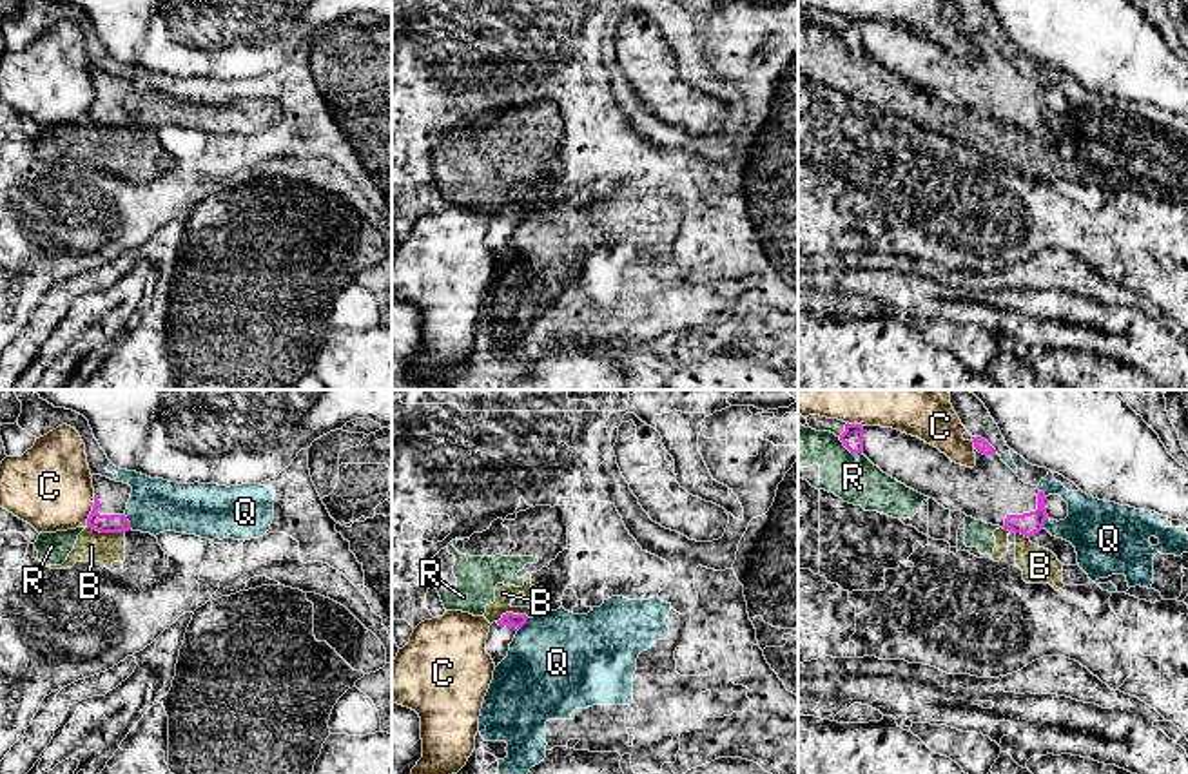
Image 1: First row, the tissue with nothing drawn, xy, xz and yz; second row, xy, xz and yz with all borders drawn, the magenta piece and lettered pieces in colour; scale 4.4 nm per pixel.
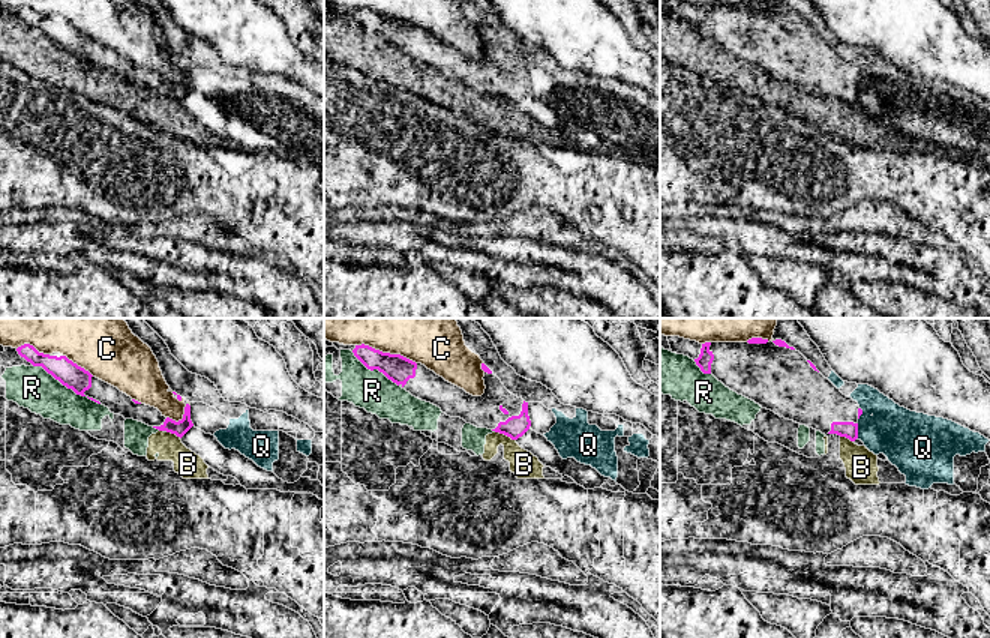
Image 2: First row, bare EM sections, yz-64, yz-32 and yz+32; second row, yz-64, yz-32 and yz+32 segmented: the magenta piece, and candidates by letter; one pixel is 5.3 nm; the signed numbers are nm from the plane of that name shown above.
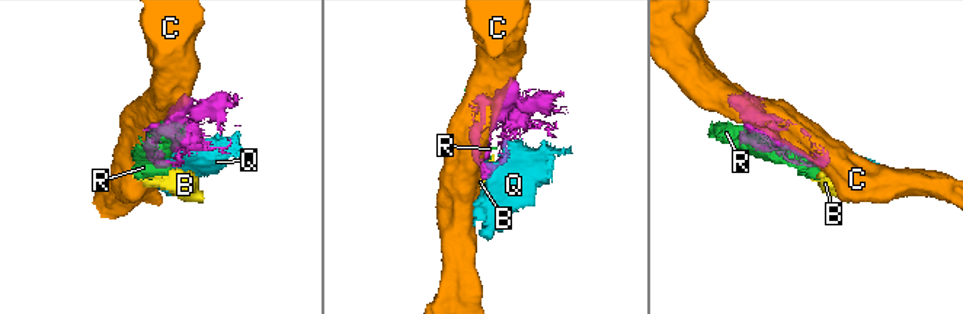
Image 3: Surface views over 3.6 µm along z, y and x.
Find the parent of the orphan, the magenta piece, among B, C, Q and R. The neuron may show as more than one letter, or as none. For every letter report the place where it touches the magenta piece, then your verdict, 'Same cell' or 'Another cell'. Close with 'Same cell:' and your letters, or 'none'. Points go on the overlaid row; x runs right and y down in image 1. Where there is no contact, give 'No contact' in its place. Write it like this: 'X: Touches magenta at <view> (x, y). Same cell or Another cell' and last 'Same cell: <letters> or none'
B: Touches magenta at xy (106, 532). Another cell
C: Touches magenta at xy (93, 510). Another cell
Q: Touches magenta at xy (129, 522). Same cell
R: Touches magenta at yz (849, 450). Another cell
Same cell: Q

